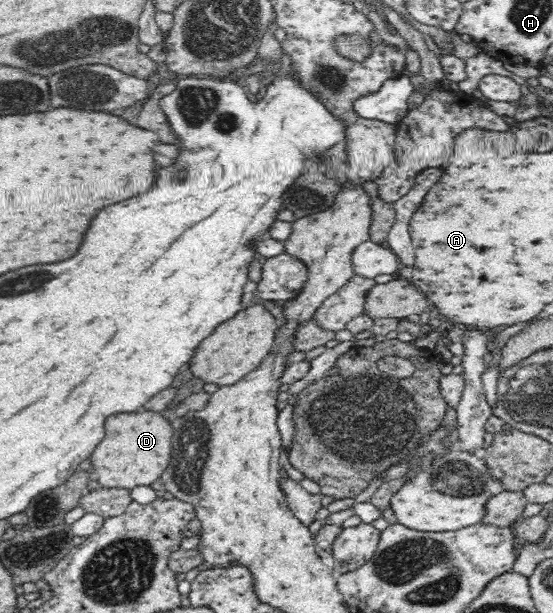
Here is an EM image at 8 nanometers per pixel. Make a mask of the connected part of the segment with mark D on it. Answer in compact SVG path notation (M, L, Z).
M163 412L117 414L107 422L107 438L93 452L93 468L105 488L130 491L137 486L151 486L167 470L173 452L173 430Z

